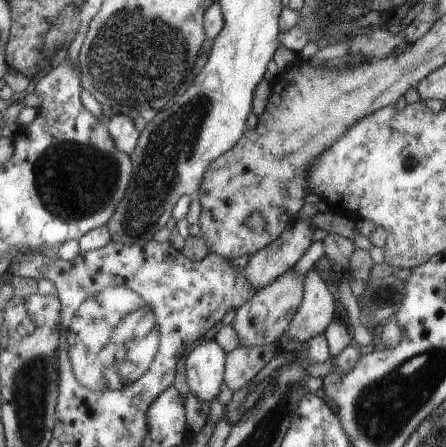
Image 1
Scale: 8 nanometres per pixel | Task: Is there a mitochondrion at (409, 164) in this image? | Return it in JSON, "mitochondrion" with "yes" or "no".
{"mitochondrion":"no"}

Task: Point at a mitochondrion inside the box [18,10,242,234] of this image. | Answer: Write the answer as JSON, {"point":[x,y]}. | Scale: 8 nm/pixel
{"point":[130,53]}

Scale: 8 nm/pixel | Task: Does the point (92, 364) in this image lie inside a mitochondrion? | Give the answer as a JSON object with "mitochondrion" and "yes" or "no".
{"mitochondrion":"no"}

